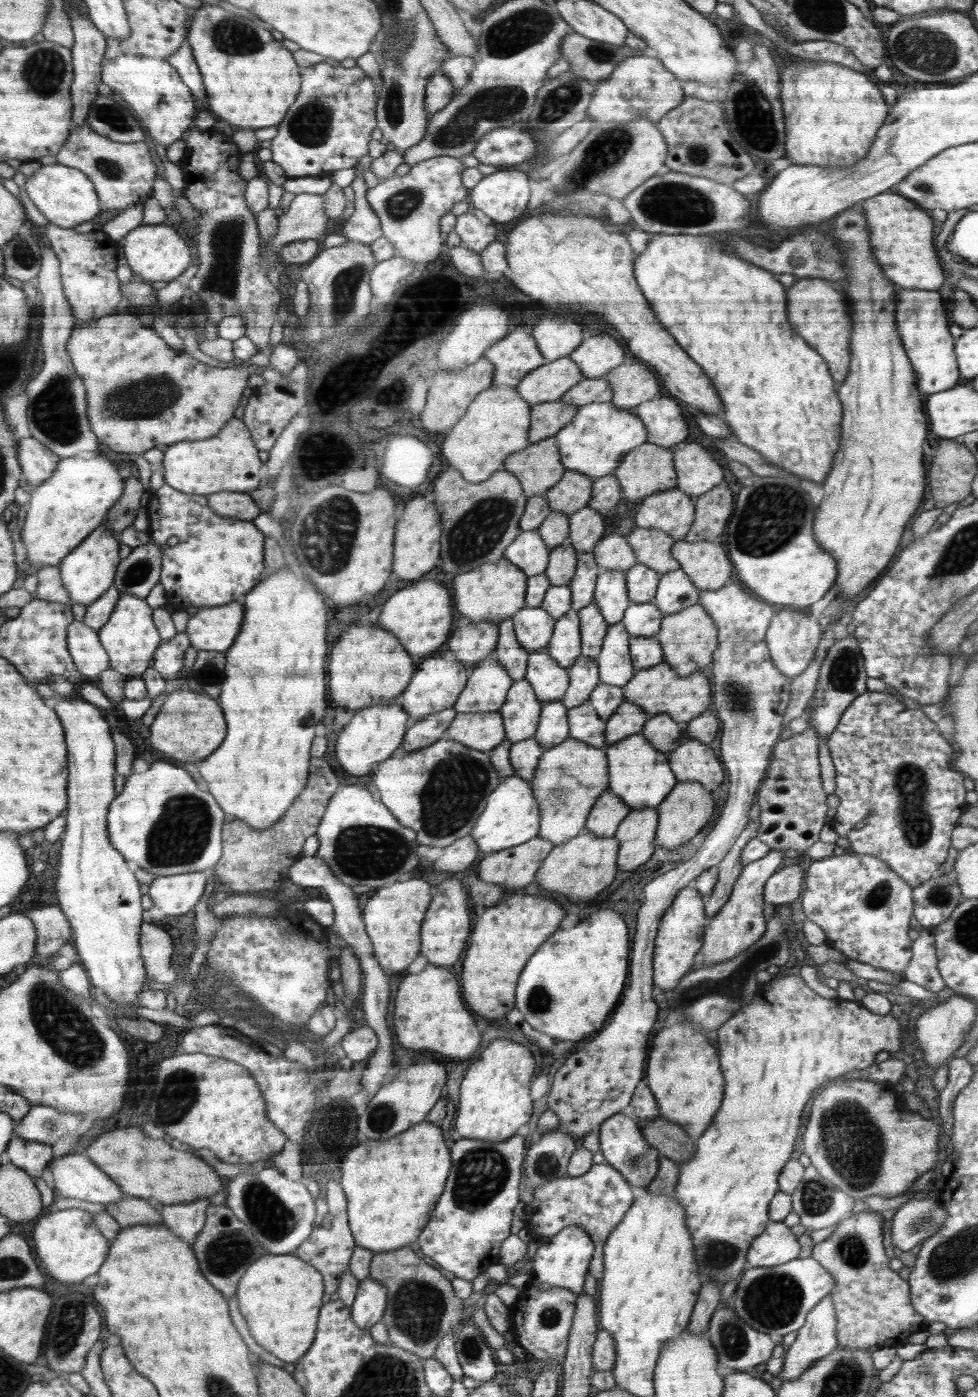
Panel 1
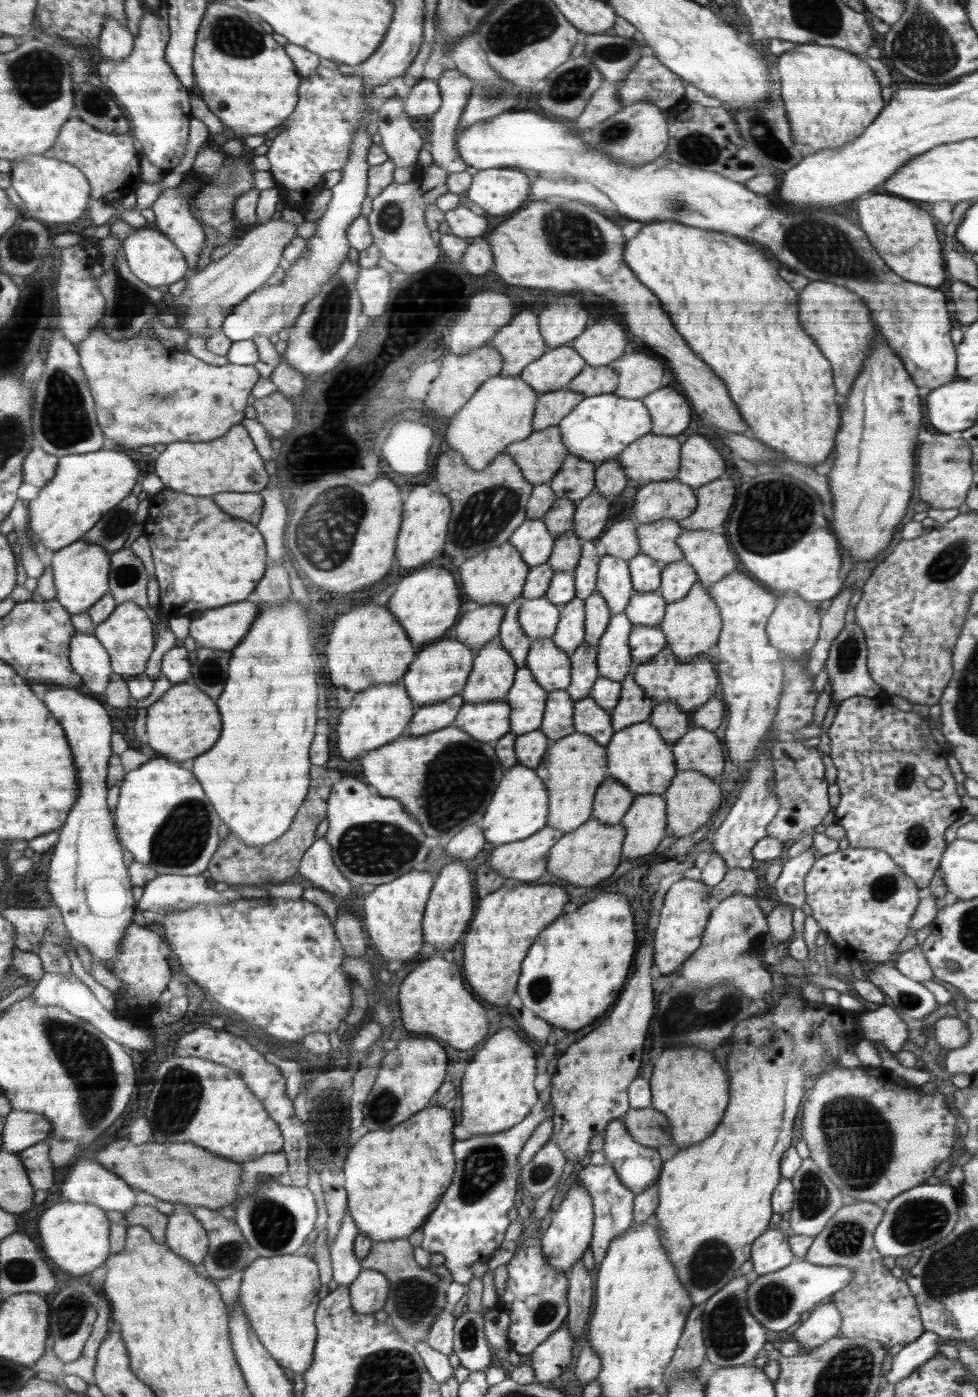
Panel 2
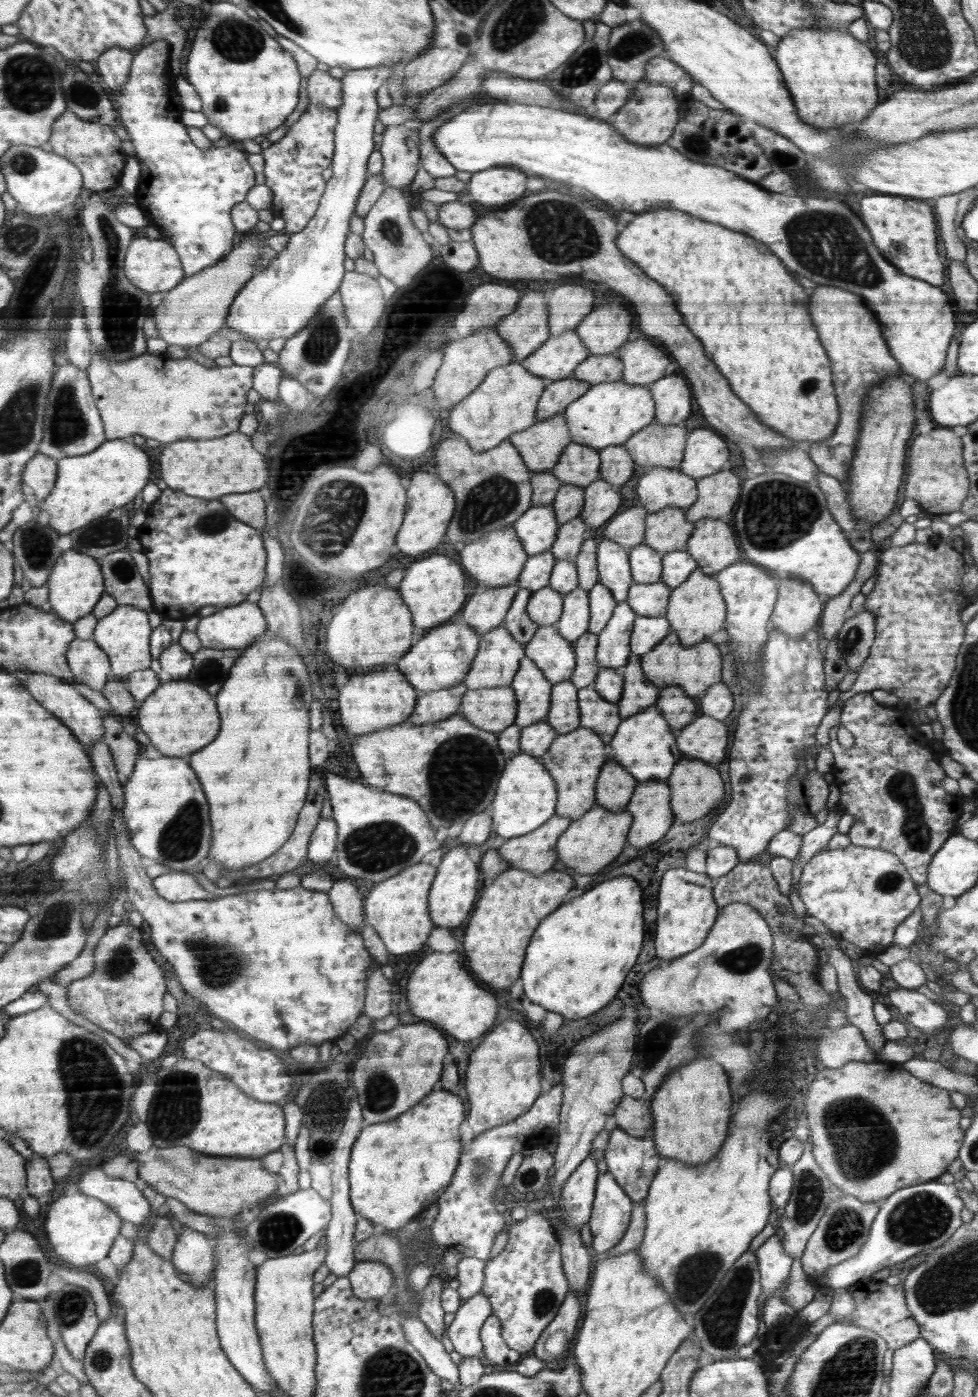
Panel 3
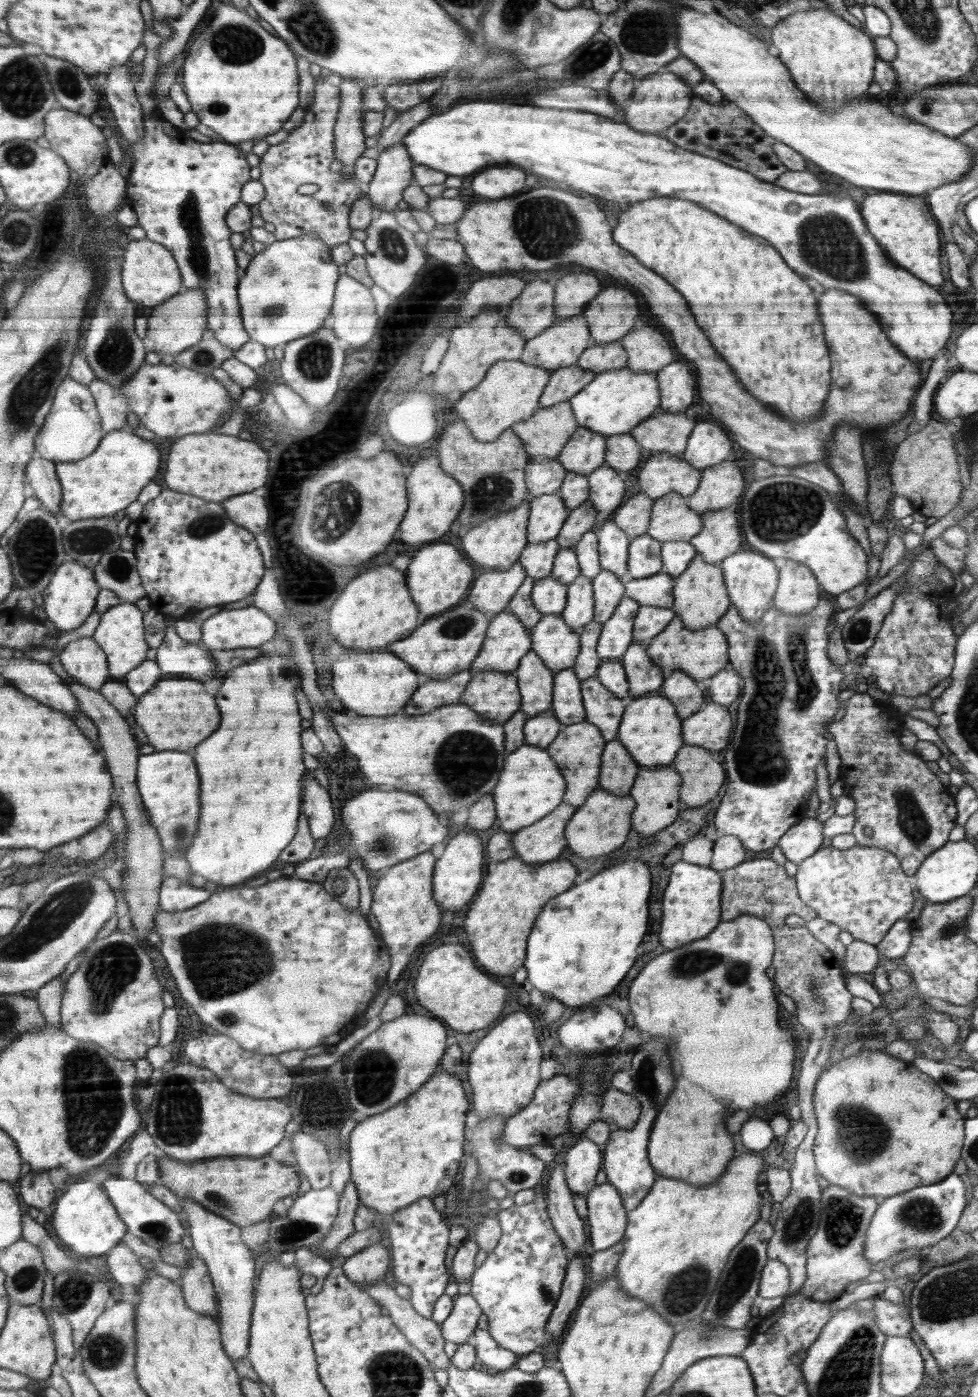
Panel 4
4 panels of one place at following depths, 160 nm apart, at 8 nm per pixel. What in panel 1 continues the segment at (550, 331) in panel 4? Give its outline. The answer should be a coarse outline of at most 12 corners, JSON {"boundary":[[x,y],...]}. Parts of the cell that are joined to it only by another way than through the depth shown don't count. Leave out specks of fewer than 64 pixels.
{"boundary":[[563,356],[528,372],[517,389],[531,407],[560,400],[583,379]]}

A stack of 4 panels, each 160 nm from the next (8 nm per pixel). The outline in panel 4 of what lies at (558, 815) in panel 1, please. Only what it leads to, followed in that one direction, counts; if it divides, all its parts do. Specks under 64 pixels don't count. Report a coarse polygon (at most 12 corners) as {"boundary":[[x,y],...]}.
{"boundary":[[586,720],[548,746],[579,809],[599,786],[604,737]]}

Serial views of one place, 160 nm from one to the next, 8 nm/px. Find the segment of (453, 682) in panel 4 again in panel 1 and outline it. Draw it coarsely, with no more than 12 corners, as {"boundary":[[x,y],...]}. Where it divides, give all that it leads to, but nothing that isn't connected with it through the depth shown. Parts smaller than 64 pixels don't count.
{"boundary":[[453,708],[410,723],[398,753],[434,744],[458,714]]}

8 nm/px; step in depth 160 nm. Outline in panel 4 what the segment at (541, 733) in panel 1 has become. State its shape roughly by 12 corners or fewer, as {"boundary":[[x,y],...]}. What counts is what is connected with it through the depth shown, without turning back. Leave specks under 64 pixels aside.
{"boundary":[[554,674],[551,709],[565,727],[585,720],[581,680]]}

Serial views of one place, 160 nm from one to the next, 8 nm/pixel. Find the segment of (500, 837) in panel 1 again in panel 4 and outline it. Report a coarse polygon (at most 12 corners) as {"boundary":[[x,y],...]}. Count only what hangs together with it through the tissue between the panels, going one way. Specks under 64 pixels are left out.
{"boundary":[[548,751],[507,755],[492,794],[515,833],[563,802],[566,778]]}

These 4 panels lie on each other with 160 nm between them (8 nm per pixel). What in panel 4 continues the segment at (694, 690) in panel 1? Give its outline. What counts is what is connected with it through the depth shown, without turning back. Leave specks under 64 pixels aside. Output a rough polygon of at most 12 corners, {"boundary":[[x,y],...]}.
{"boundary":[[675,616],[647,643],[665,678],[706,685],[728,664],[717,625],[692,632]]}

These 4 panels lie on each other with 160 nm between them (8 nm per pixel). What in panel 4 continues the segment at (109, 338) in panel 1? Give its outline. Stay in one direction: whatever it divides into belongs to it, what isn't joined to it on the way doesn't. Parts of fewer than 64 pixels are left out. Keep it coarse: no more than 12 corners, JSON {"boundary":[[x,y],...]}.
{"boundary":[[145,362],[87,385],[105,434],[133,412],[160,438],[216,429],[236,404],[213,375]]}

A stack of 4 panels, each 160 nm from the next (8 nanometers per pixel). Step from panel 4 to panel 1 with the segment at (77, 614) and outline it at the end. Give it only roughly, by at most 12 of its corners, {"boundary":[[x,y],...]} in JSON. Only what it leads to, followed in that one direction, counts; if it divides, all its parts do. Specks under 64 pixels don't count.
{"boundary":[[105,518],[61,561],[70,604],[110,590],[120,562]]}

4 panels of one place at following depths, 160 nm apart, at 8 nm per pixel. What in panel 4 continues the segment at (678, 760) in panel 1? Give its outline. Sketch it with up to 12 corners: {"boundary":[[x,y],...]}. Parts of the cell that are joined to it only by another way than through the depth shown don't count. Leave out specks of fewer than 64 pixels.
{"boundary":[[707,700],[683,720],[683,740],[710,752],[732,732],[728,707]]}

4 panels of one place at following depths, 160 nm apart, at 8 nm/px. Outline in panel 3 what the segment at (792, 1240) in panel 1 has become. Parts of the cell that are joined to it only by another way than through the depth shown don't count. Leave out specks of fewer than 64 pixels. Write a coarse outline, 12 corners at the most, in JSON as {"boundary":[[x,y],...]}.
{"boundary":[[779,1234],[755,1252],[763,1294],[790,1274],[793,1258]]}

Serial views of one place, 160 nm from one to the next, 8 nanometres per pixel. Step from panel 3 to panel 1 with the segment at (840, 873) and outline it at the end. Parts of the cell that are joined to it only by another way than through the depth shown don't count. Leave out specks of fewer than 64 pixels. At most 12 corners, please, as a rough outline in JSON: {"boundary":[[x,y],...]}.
{"boundary":[[846,852],[805,872],[802,910],[847,959],[904,974],[913,888]]}

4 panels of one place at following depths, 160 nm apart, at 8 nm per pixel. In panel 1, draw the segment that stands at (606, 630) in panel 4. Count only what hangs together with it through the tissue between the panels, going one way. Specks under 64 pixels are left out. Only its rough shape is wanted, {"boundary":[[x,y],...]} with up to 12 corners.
{"boundary":[[623,622],[608,627],[595,658],[601,684],[624,688],[632,679]]}

